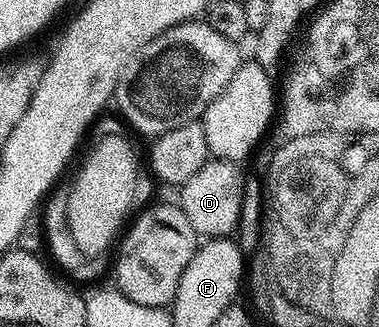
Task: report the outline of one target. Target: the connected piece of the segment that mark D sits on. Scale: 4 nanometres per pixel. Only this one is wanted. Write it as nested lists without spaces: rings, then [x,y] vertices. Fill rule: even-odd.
[[[208,159],[201,171],[178,190],[177,204],[200,238],[231,237],[238,227],[243,213],[243,173],[239,168],[234,161]]]

